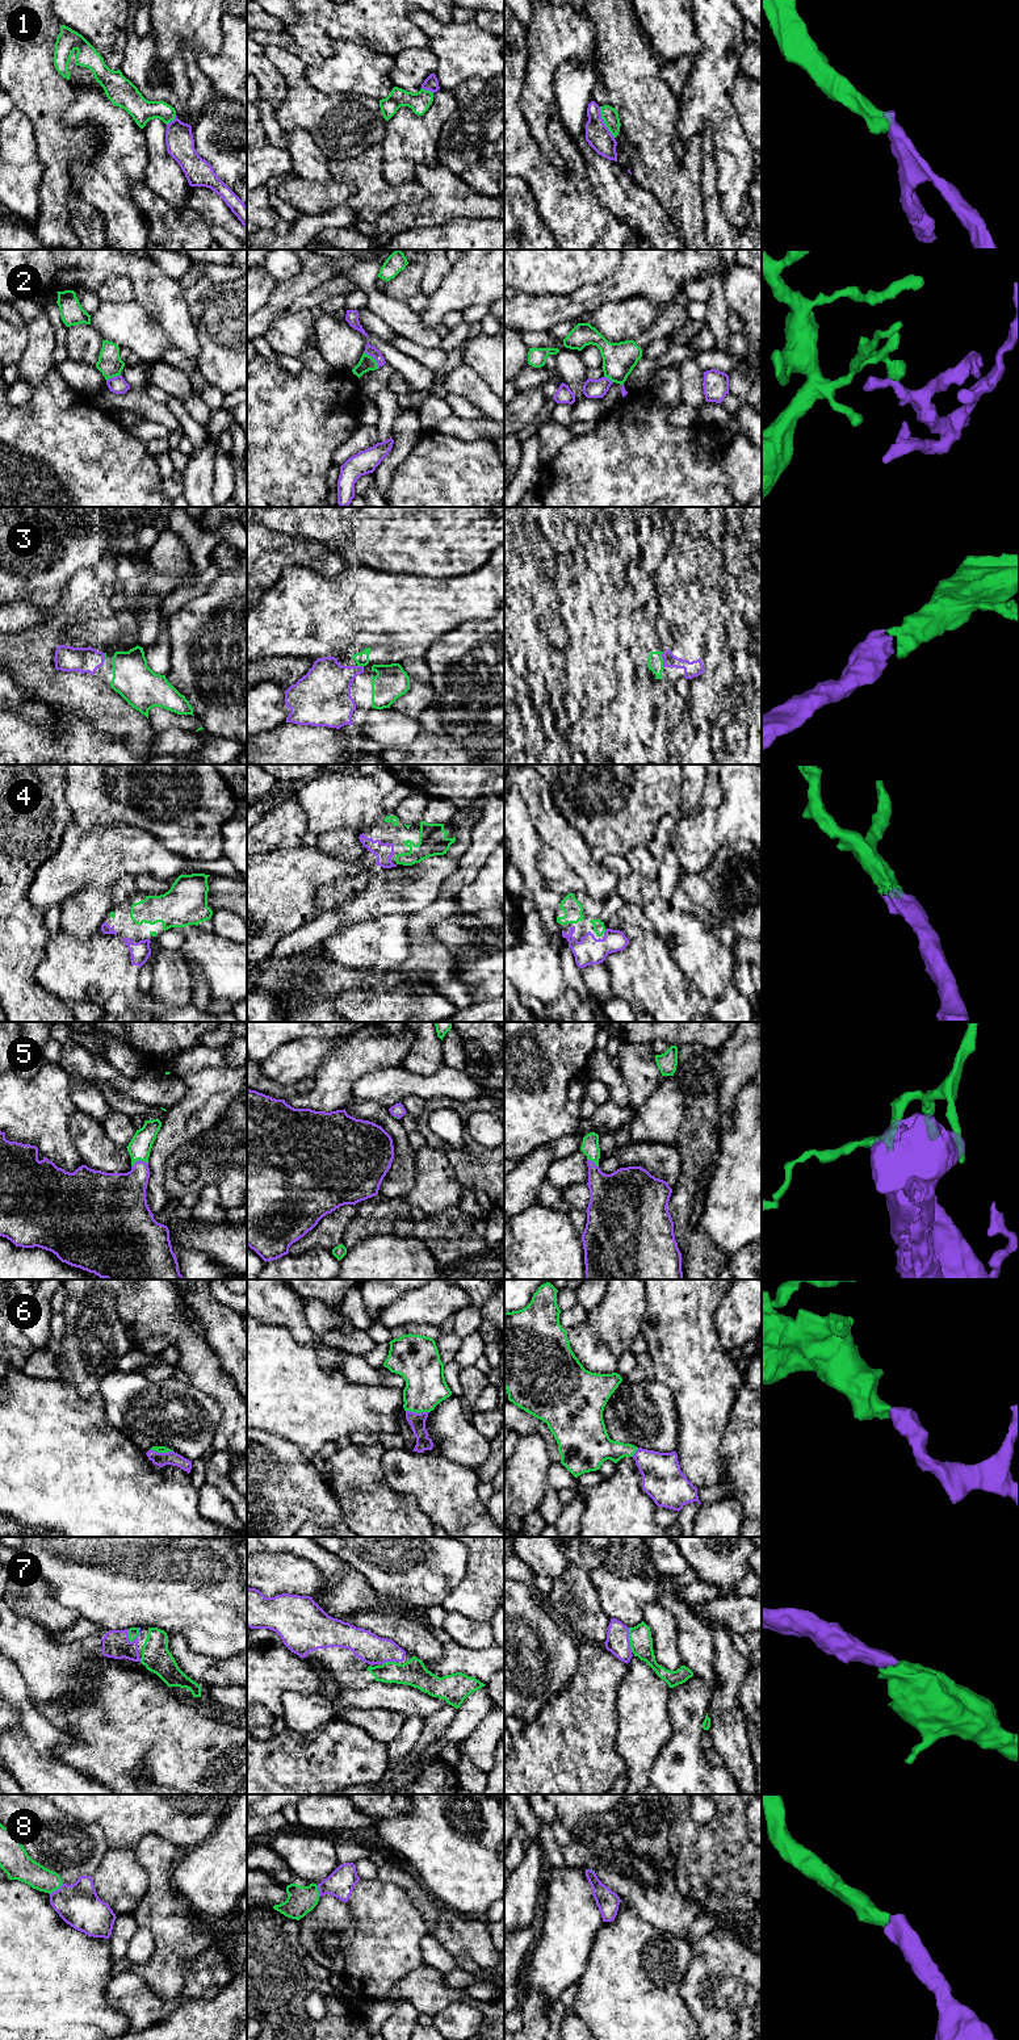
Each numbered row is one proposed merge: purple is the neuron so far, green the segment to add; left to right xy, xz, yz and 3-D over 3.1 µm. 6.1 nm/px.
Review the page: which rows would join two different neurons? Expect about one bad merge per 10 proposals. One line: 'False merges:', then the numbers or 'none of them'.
False merges: 2

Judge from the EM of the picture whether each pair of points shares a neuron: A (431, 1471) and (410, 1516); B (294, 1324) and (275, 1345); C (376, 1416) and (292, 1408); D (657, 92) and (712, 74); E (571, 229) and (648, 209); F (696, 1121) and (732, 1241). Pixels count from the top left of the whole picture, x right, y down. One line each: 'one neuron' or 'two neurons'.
A: two neurons
B: two neurons
C: one neuron
D: two neurons
E: two neurons
F: two neurons

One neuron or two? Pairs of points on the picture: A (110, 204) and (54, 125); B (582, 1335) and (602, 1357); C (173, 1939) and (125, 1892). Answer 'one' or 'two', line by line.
A: two
B: one
C: two

